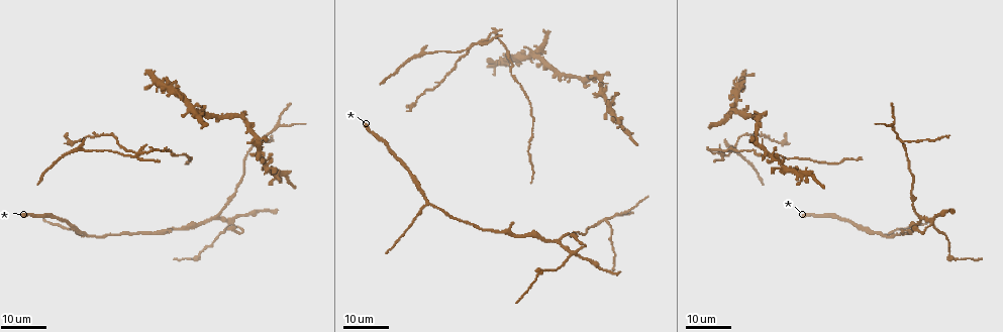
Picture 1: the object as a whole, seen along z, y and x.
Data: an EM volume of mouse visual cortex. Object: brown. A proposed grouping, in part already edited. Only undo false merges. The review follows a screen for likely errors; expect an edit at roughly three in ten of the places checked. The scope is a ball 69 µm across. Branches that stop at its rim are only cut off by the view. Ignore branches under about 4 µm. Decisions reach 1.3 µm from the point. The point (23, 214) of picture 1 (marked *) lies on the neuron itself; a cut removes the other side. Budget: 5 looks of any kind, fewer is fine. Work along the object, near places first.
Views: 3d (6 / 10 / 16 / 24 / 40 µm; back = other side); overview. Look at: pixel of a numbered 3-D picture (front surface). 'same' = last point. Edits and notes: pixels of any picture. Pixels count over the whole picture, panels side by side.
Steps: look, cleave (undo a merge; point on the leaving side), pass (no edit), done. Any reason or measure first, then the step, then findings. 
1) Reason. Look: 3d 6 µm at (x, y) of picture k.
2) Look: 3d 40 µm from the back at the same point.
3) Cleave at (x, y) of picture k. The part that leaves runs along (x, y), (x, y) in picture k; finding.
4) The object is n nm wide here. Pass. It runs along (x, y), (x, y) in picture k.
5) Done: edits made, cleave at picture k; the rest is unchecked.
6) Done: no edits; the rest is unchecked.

Look: 3d 16 µm at (950, 253) of picture 1.

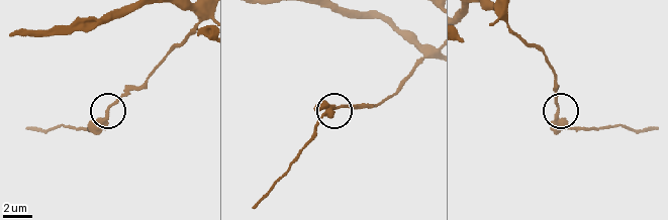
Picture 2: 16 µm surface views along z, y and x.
Zoom in. Look: 3d 10 µm at (336, 109) of picture 2.

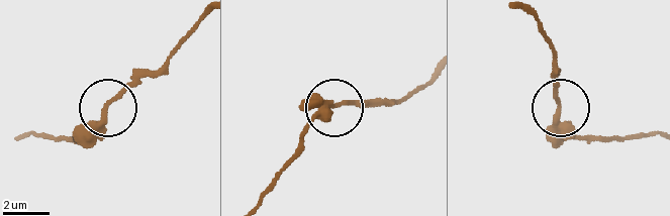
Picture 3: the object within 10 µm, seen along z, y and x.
Cleave at (304, 132) of picture 3. The part that leaves runs along (320, 106), (301, 150), (260, 203) in picture 3; a second neuron is stuck on.

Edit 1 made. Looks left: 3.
Side arm on a straight run. Look: 3d 24 µm at (605, 221) of picture 1.

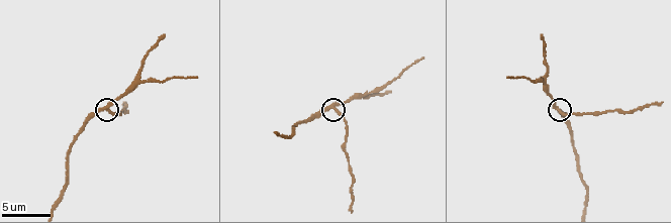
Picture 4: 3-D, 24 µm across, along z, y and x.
Look: 3d 10 µm at (109, 109) of picture 4.

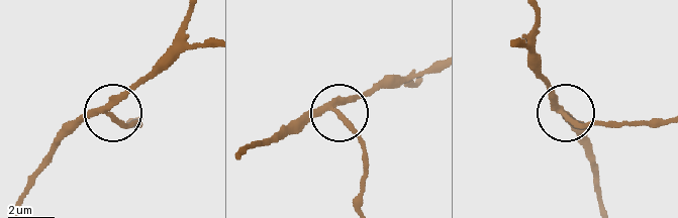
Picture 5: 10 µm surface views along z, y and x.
The side arm is 12 µm long. Cleave at (126, 127) of picture 5. The part that leaves runs along (330, 110), (359, 143), (363, 207) in picture 5; a second neuron is stuck on.

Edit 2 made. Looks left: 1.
Three-way junction. Look: 3d 10 µm at (545, 78) of picture 4.

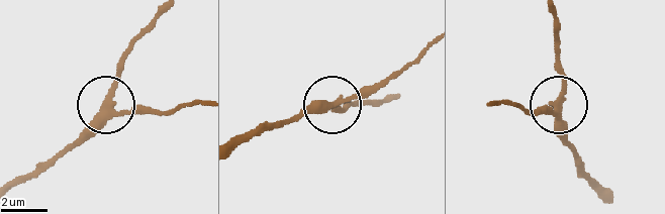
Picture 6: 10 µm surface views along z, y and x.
The object is 240 nm wide here. Pass. Continuous, no second neuron.

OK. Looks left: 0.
Done: edits made, cleave at picture 3, cleave at picture 5; the rest is unchecked.

